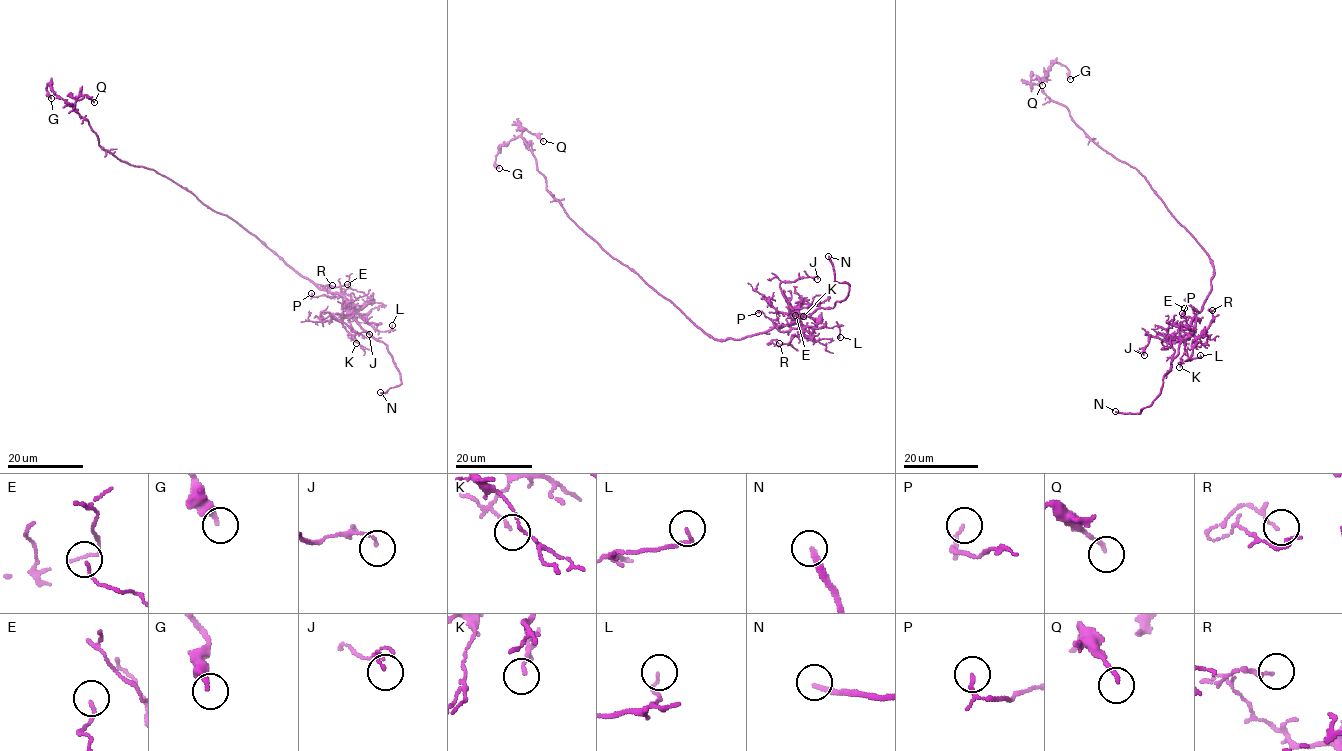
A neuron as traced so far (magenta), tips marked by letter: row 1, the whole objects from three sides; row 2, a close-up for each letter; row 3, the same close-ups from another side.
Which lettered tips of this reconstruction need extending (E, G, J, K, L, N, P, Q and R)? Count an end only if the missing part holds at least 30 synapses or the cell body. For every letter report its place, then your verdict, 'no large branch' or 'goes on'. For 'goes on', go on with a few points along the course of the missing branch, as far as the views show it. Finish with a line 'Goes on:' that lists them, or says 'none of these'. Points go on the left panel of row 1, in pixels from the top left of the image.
E: place (347, 284); no large branch
G: place (51, 98); no large branch
J: place (369, 334); no large branch
K: place (356, 343); no large branch
L: place (392, 325); no large branch
N: place (380, 392); goes on; course (380, 392), (375, 392), (390, 401), (405, 399), (423, 407)
P: place (311, 293); no large branch
Q: place (94, 102); no large branch
R: place (332, 285); no large branch
Goes on: N

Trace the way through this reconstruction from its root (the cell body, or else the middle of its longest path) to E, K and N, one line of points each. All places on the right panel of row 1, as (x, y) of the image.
E: (1184, 226), (1207, 253), (1214, 269), (1211, 289), (1192, 320), (1192, 334), (1182, 313), (1184, 308)
K: (1184, 226), (1207, 253), (1214, 276), (1203, 308), (1191, 322), (1190, 336), (1185, 342), (1179, 367)
N: (1184, 226), (1213, 265), (1211, 289), (1191, 322), (1190, 334), (1180, 342), (1159, 395), (1139, 413), (1115, 411)

